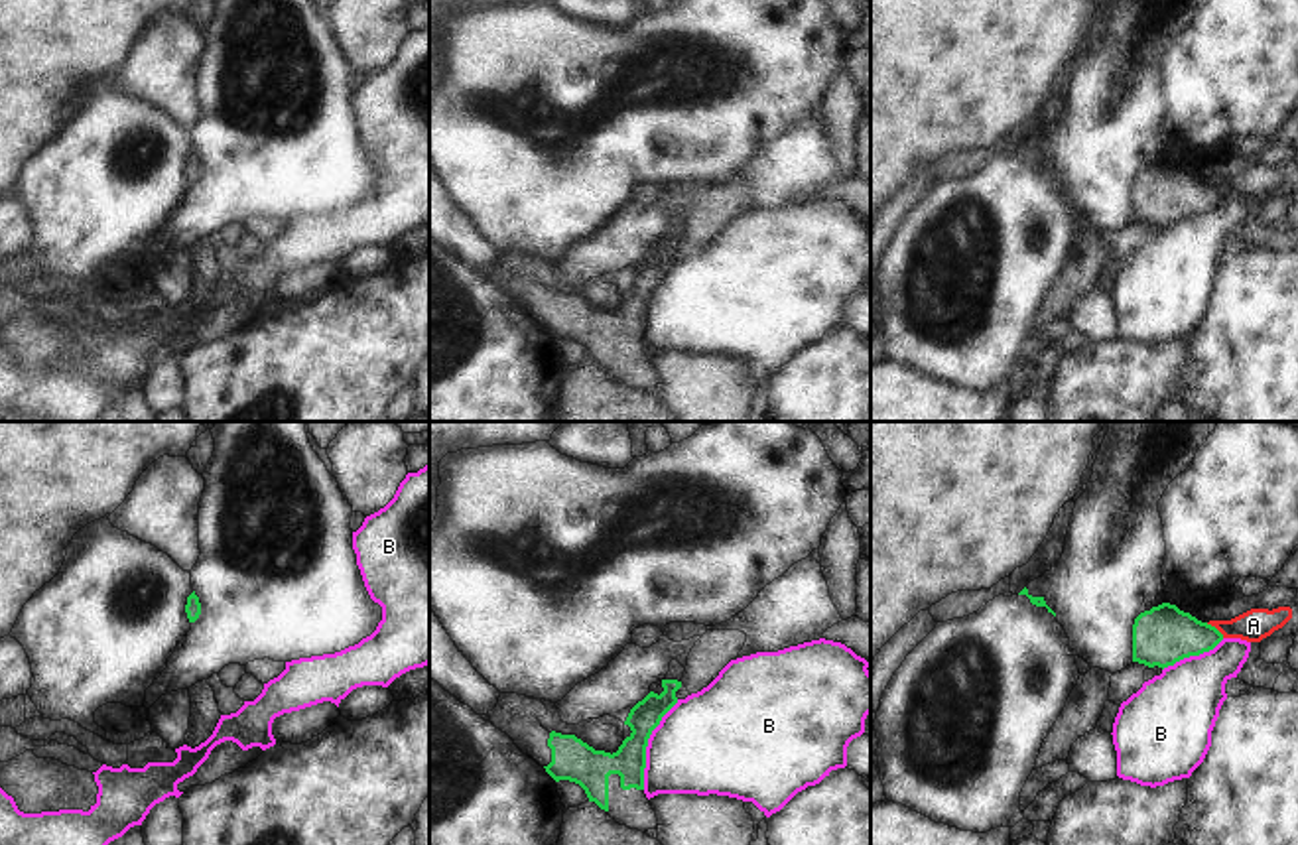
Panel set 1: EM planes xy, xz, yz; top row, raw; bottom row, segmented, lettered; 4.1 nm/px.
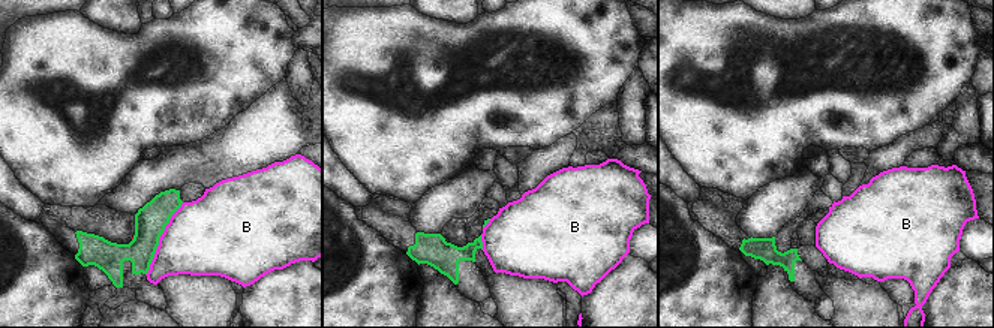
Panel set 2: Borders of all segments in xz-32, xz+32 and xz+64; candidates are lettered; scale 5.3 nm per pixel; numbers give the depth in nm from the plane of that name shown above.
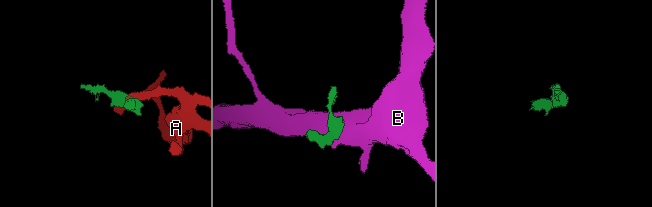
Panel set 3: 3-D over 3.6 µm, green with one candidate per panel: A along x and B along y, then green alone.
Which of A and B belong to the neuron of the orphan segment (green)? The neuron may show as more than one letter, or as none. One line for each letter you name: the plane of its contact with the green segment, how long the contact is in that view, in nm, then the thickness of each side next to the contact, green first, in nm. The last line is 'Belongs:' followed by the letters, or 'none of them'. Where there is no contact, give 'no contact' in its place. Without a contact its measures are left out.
Belongs: none of them

